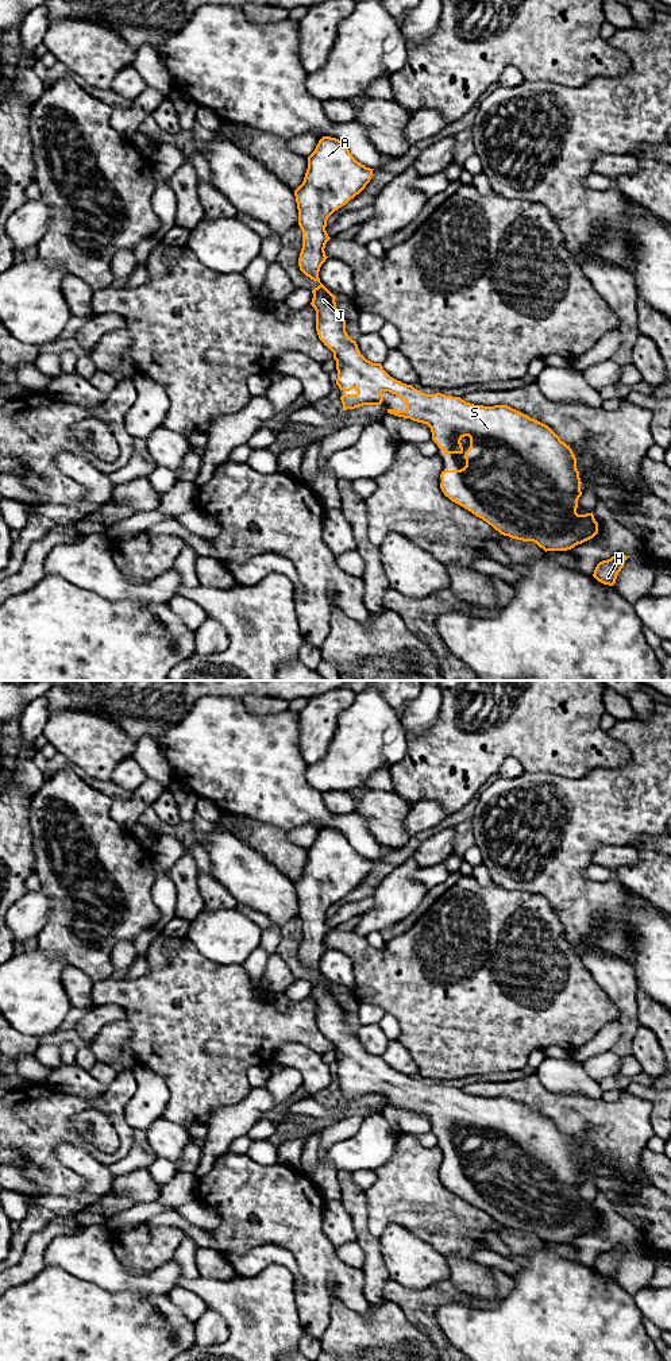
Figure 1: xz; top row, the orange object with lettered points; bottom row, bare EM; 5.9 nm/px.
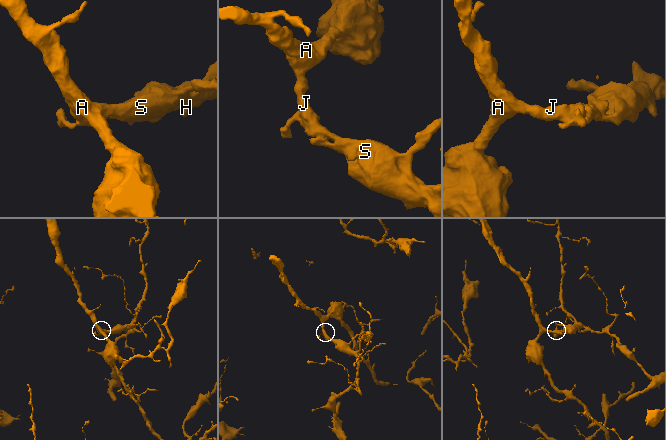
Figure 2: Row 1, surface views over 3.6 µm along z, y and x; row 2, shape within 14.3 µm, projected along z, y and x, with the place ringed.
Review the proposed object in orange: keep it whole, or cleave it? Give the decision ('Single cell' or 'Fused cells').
Single cell

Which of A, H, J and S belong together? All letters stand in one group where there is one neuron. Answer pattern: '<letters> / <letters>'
A H J S

